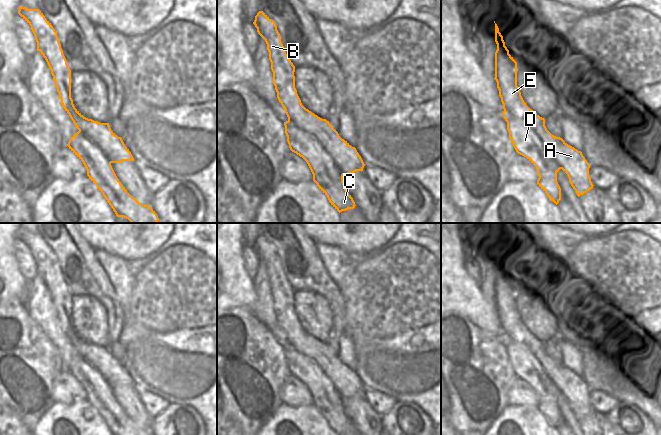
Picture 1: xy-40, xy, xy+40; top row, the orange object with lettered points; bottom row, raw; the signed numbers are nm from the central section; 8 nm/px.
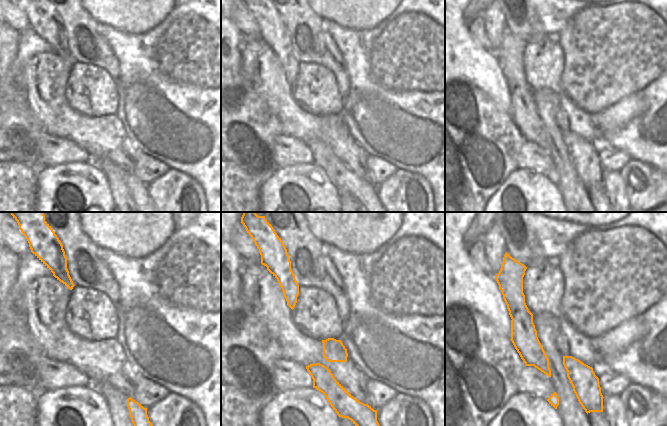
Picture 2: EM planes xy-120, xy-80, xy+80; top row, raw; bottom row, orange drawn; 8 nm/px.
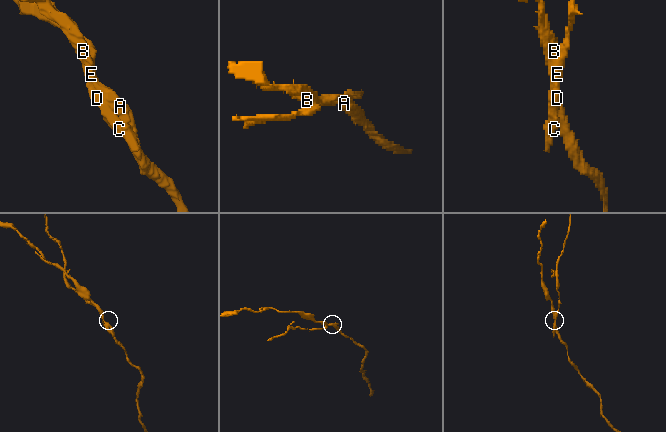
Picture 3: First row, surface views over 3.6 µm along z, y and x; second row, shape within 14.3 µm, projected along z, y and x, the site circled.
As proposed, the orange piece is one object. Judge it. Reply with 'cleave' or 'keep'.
cleave

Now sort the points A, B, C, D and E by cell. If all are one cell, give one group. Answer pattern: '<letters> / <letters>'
A B E / C D

